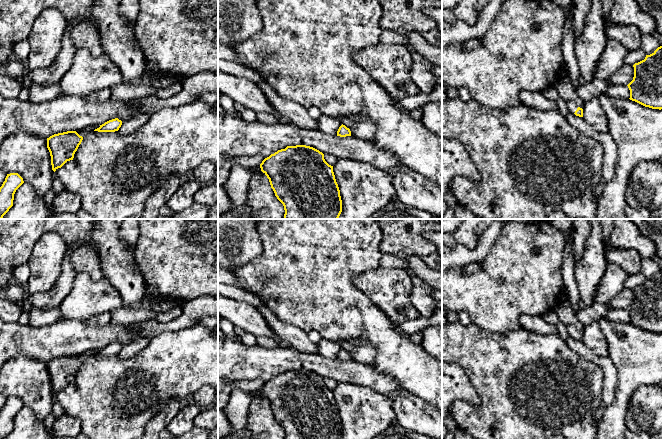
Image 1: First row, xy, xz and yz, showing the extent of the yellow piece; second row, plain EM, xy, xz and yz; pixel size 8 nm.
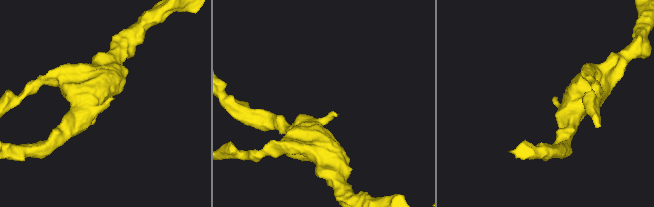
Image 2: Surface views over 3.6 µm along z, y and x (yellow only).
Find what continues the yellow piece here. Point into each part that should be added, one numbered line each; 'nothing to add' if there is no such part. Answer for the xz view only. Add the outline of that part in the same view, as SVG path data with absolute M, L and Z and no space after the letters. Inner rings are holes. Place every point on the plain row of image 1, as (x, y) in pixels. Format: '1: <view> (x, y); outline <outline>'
nothing to add

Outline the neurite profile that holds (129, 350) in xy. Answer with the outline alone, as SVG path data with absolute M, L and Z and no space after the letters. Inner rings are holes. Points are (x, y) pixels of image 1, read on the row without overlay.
M141 337L138 340L130 344L126 344L122 346L121 351L119 352L118 356L121 359L128 359L136 355L141 349L143 349L147 343L149 342L150 338L148 337Z

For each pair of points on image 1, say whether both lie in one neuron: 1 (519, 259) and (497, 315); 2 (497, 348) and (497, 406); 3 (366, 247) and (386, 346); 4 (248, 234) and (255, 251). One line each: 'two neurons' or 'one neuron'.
1: one neuron
2: one neuron
3: one neuron
4: one neuron

